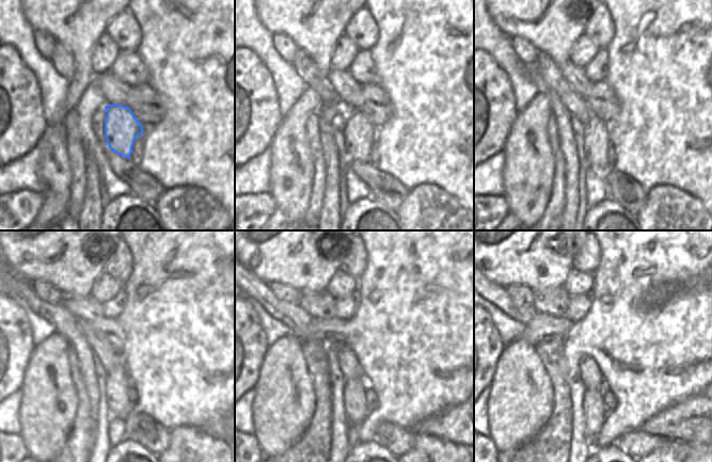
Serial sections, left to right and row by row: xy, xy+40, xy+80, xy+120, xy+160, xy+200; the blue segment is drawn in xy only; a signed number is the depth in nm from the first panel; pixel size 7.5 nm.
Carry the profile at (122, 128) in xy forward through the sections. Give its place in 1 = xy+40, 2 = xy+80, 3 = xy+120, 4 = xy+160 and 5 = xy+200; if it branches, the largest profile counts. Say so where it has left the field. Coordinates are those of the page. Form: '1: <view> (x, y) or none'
1: xy+40 (359, 133)
2: xy+80 (597, 140)
3: xy+120 (117, 381)
4: xy+160 (354, 403)
5: xy+200 (594, 410)

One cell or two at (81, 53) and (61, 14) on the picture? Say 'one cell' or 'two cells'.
one cell

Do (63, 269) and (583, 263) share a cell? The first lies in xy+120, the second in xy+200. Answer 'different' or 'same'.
different

